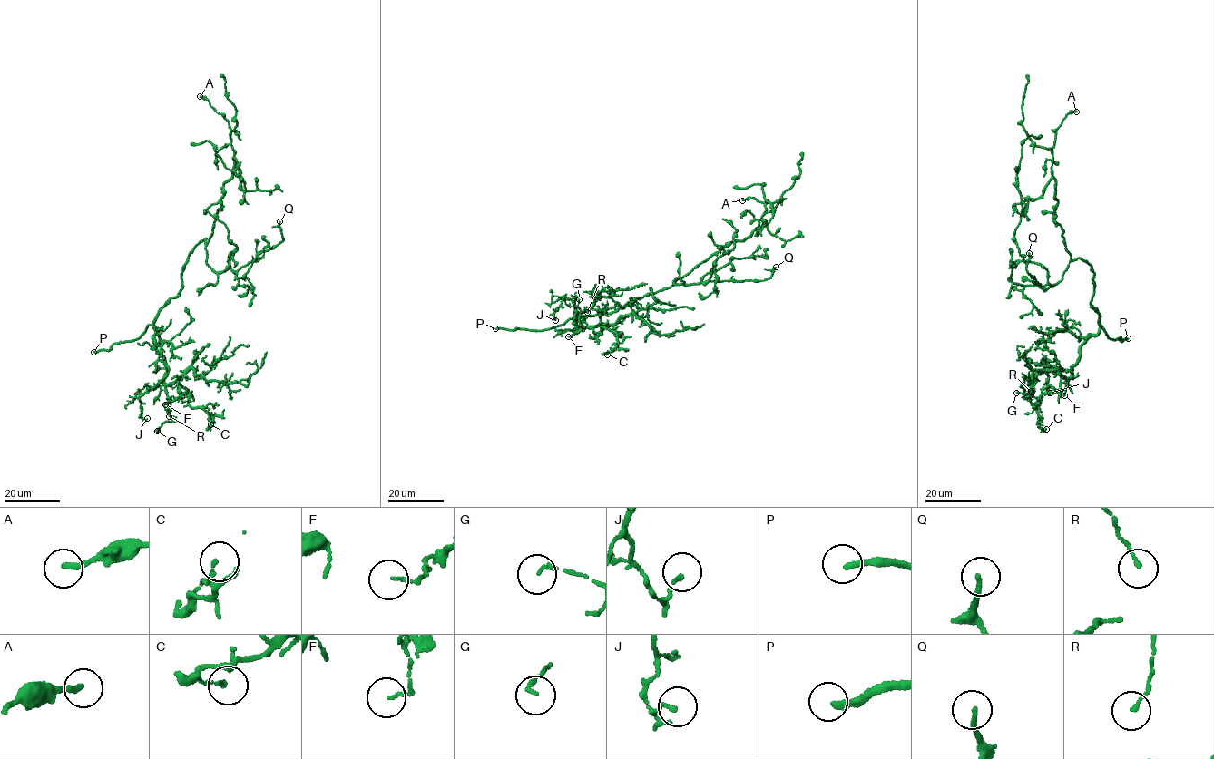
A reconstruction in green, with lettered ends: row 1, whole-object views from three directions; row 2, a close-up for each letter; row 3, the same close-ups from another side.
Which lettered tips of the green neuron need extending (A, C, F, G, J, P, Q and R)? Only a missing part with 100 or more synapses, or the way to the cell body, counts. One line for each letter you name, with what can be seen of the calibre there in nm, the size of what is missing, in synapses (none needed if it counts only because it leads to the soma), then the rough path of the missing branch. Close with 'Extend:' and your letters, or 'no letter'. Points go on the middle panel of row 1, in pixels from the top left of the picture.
P: Thickness 220 nm. Course of what is missing: (495, 328), (470, 324), (467, 327), (472, 338)
Extend: P

